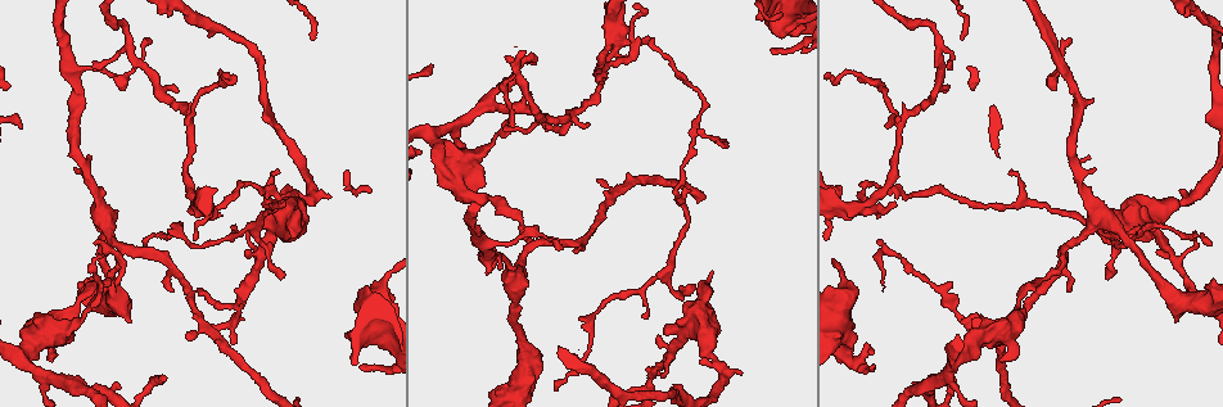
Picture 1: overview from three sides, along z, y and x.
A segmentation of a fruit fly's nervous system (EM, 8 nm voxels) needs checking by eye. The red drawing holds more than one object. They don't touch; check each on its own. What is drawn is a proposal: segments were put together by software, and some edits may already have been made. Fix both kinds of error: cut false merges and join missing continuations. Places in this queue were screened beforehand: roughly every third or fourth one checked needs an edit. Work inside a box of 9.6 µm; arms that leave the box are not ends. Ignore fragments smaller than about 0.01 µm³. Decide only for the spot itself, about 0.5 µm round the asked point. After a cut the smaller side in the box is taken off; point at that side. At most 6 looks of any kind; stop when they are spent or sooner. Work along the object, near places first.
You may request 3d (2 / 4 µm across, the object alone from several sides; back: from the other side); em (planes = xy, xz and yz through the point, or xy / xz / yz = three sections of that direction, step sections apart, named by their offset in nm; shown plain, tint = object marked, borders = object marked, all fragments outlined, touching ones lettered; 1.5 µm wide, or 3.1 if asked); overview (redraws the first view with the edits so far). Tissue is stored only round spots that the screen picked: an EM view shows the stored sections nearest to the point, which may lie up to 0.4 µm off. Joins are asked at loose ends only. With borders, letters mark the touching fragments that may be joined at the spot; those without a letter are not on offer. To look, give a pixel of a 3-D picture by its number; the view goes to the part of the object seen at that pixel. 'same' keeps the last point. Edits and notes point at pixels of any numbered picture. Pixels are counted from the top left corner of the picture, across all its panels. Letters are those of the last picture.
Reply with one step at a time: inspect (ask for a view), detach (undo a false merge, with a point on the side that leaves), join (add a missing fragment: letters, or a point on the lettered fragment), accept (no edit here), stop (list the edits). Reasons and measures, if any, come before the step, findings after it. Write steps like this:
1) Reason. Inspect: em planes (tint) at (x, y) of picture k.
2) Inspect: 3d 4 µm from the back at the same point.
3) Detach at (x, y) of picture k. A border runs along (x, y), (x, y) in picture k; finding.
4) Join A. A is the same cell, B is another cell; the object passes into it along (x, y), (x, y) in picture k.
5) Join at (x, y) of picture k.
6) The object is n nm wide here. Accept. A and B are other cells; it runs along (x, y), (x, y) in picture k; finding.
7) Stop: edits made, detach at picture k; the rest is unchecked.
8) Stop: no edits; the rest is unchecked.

Tapers out. Inspect: em planes (borders) at (600, 179) of picture 1.

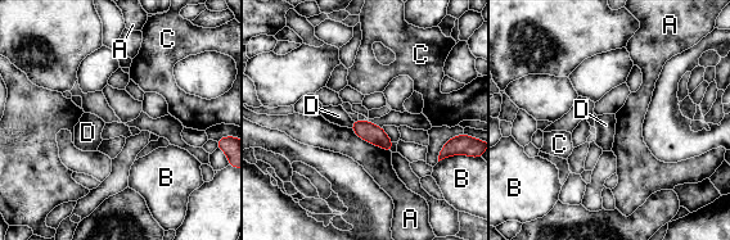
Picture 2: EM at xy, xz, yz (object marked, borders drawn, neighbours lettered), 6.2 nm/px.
Accept. A, B, C and D are other cells; a border runs along (354, 121), (350, 127) in picture 2; no lettered fragment goes on from it.

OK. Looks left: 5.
Branch stops here. Inspect: 3d 2 µm at (1107, 277) of picture 1.

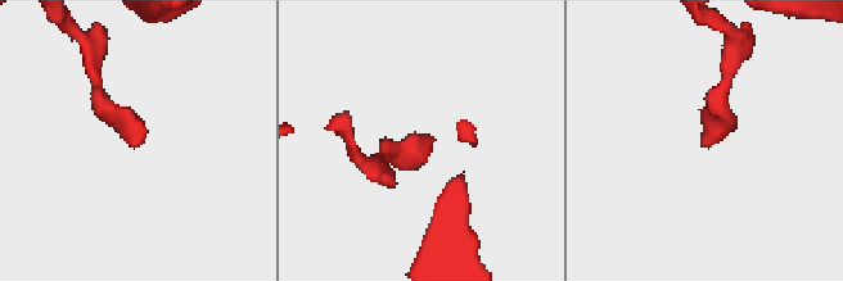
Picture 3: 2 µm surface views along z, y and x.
Inspect: em xz step 8 (tint) at (421, 137) of picture 3.

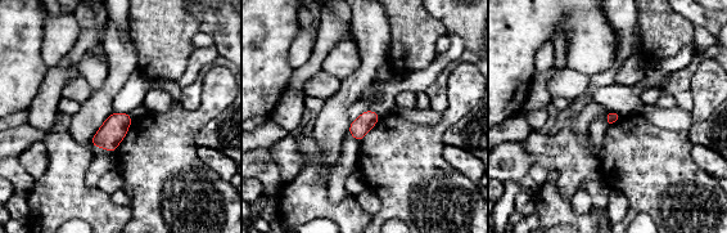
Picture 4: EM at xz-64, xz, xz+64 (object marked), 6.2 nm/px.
Another direction. Inspect: em planes (borders) at the same point.

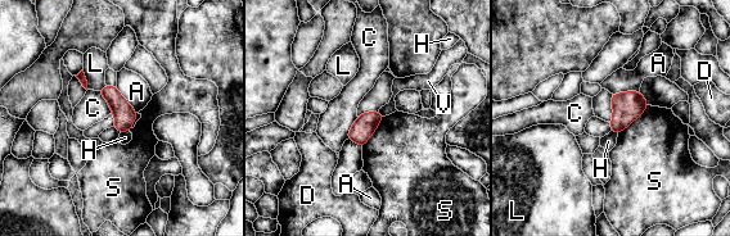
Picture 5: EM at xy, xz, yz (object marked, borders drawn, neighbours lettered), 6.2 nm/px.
Accept. A, C, D, H, L, S and V are other cells; a border runs along (609, 123), (611, 130) in picture 5; none of them fits.

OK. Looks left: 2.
Branch stops here. Inspect: em planes (tint) at (656, 373) of picture 1.

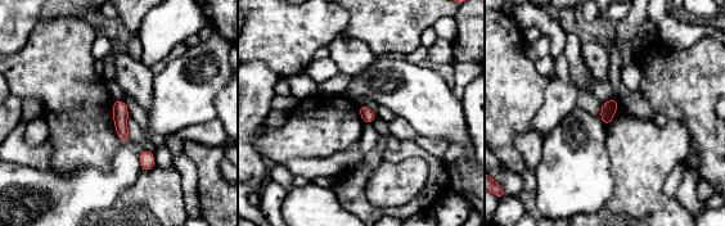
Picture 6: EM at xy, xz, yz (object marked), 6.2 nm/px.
Inspect: em planes (borders) at the same point.

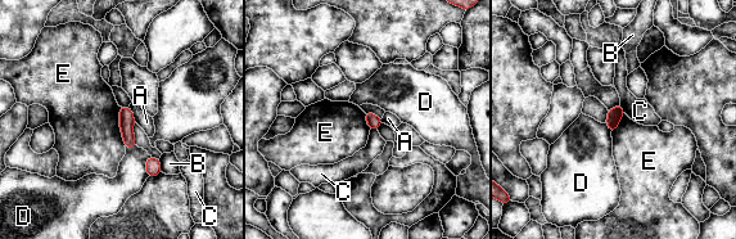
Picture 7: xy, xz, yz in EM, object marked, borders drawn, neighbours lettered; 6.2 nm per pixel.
Accept. A, B, C, D and E are other cells; a border runs along (120, 107), (120, 130), (125, 144) in picture 7; none of them fits.

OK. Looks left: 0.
Stop: no edits; the rest is unchecked.

